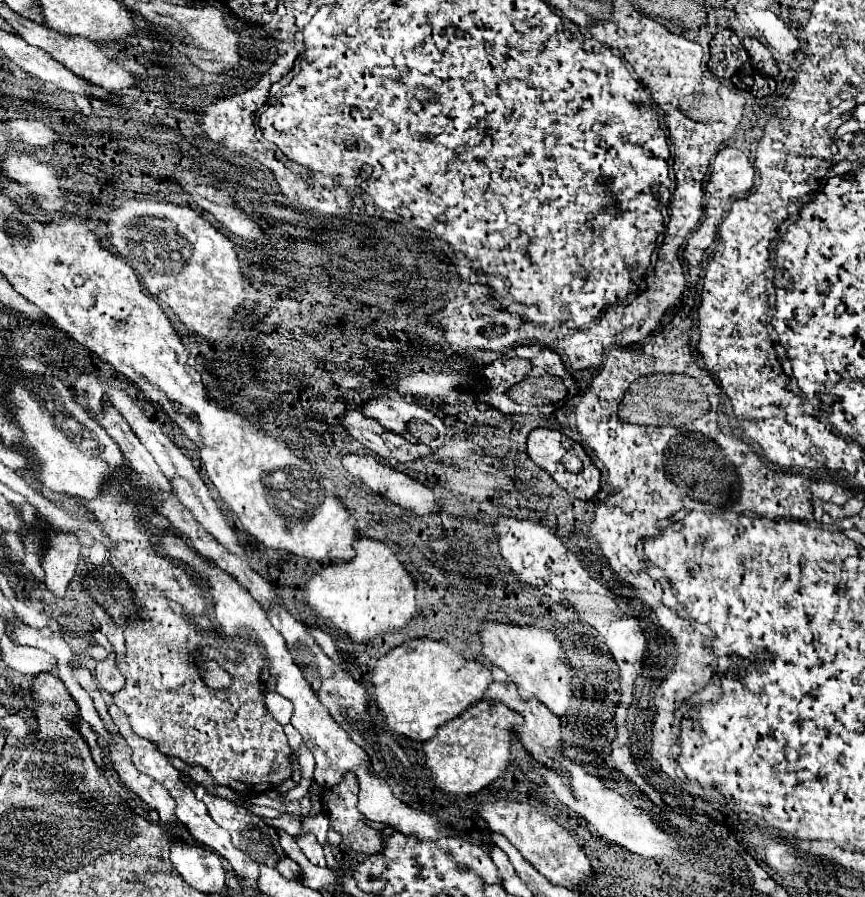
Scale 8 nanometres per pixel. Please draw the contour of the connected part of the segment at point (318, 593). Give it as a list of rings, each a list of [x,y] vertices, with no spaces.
[[[359,539],[356,557],[352,561],[328,565],[314,573],[304,587],[304,603],[314,611],[316,617],[336,627],[346,619],[372,621],[380,617],[382,625],[388,623],[388,633],[406,629],[416,613],[416,585],[412,575],[396,559],[396,555],[380,541]]]

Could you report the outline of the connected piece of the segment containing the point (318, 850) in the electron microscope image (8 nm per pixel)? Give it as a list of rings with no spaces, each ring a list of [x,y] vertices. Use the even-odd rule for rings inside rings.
[[[300,835],[298,837],[298,845],[302,849],[302,853],[318,867],[326,867],[326,859],[324,859],[324,849],[322,845],[316,841],[314,835]]]

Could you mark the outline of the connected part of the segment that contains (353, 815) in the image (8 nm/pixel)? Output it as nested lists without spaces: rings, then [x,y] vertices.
[[[352,773],[344,777],[344,783],[332,787],[332,795],[326,795],[324,813],[330,825],[342,835],[344,845],[356,853],[378,853],[382,851],[382,835],[364,823],[364,815],[356,809],[358,803],[358,781]]]

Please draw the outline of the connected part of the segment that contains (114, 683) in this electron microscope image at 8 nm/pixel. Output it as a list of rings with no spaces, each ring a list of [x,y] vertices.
[[[110,653],[104,661],[100,661],[96,665],[96,677],[98,677],[102,689],[108,693],[116,693],[116,691],[120,691],[120,687],[124,687],[124,677],[120,675],[114,653]]]

